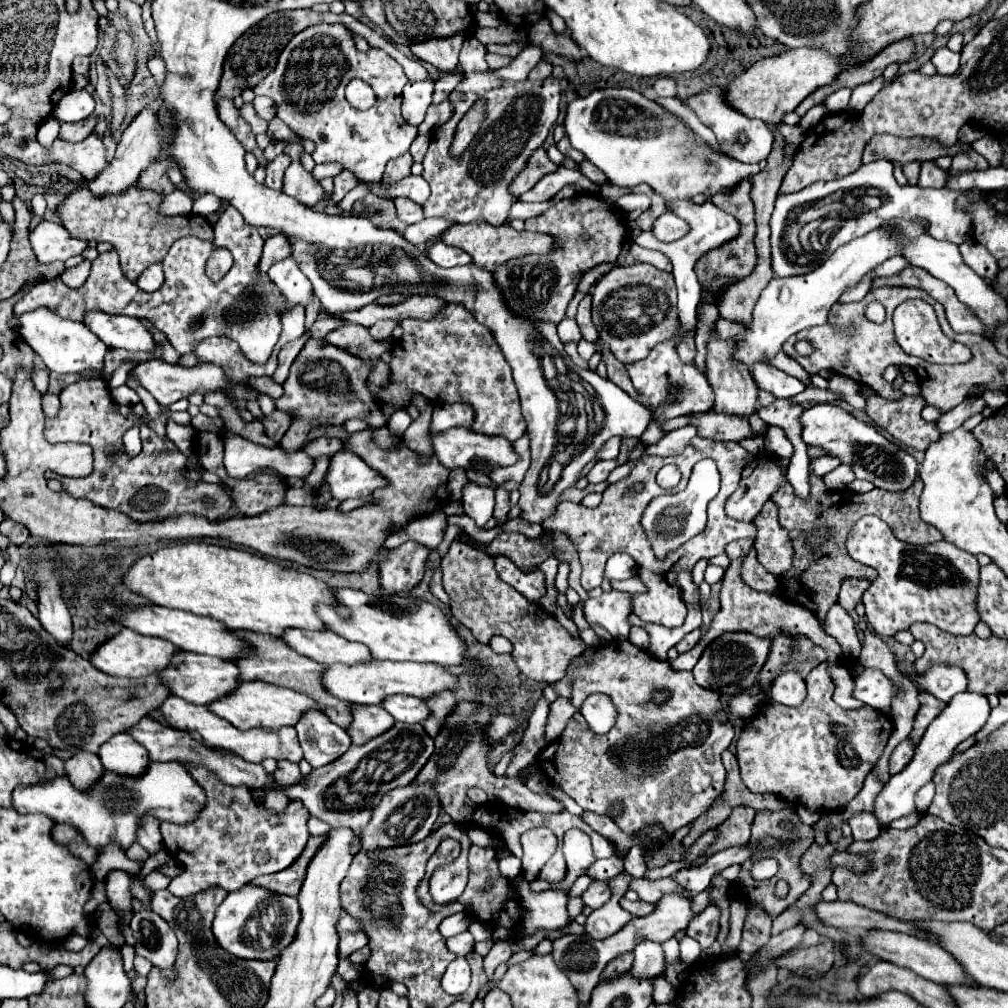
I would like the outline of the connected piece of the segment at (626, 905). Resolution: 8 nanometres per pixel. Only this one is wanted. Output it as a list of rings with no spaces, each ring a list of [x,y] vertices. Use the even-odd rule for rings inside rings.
[[[626,897],[620,899],[620,907],[626,909],[628,913],[632,913],[634,917],[644,917],[644,915],[652,913],[652,909],[654,909],[652,903],[646,903],[646,901],[628,901]]]

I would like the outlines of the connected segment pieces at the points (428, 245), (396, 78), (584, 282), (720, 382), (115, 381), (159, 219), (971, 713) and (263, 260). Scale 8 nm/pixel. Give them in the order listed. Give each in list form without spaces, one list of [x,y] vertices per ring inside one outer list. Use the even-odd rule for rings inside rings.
[[[432,237],[424,243],[424,253],[438,265],[438,267],[456,267],[468,265],[472,259],[462,249],[446,245],[440,237]]]
[[[322,23],[298,33],[284,47],[274,71],[252,91],[274,99],[276,117],[298,137],[314,141],[312,159],[316,163],[340,163],[354,171],[360,181],[378,183],[386,163],[404,155],[418,135],[418,127],[408,125],[400,115],[400,95],[406,81],[402,65],[388,53],[376,49],[362,53],[356,49],[348,27]],[[354,77],[366,81],[376,93],[376,105],[368,111],[358,111],[344,99],[344,87]]]
[[[604,263],[604,265],[596,265],[594,269],[590,269],[590,271],[586,271],[586,273],[582,273],[582,277],[580,277],[580,283],[578,283],[578,291],[584,291],[584,293],[588,293],[588,289],[604,275],[604,273],[608,273],[612,267],[616,267],[614,263]]]
[[[714,337],[708,343],[708,381],[714,391],[714,413],[724,413],[724,415],[738,415],[738,417],[750,417],[754,409],[758,407],[758,387],[756,381],[752,379],[748,369],[740,369],[740,365],[732,365],[728,361],[728,341],[716,341]]]
[[[124,363],[124,365],[120,365],[120,367],[114,371],[112,379],[108,381],[108,387],[110,387],[110,389],[116,389],[116,387],[124,385],[124,383],[126,383],[126,379],[128,379],[128,373],[132,371],[132,367],[134,367],[134,365],[138,365],[138,363]]]
[[[80,183],[56,209],[56,215],[60,217],[64,229],[74,237],[74,239],[92,239],[92,241],[108,241],[116,247],[118,255],[120,255],[120,267],[122,267],[122,273],[132,281],[136,283],[140,273],[150,267],[152,263],[158,263],[164,259],[166,251],[172,247],[174,241],[178,241],[180,237],[200,237],[200,239],[206,239],[206,241],[212,241],[214,235],[212,235],[212,225],[206,217],[202,219],[190,219],[190,215],[180,215],[180,217],[168,217],[168,215],[162,215],[158,209],[160,209],[160,203],[164,199],[164,193],[154,193],[152,189],[142,189],[138,183],[130,185],[126,191],[118,193],[118,195],[104,195],[104,197],[96,197],[90,189],[88,189],[88,183]]]
[[[964,691],[964,693],[958,693],[950,699],[950,703],[944,707],[944,711],[936,717],[936,721],[932,721],[920,743],[916,745],[916,751],[914,751],[914,757],[912,761],[908,763],[906,769],[902,769],[900,773],[892,775],[888,779],[888,785],[882,789],[880,793],[880,799],[876,799],[876,817],[880,821],[880,825],[888,825],[892,819],[900,819],[900,817],[906,817],[910,815],[912,811],[916,811],[916,805],[914,805],[914,795],[916,791],[926,785],[928,781],[932,781],[932,775],[936,771],[938,765],[946,763],[950,757],[952,757],[952,751],[968,737],[972,737],[986,721],[986,717],[990,715],[990,703],[988,703],[988,697],[982,695],[982,693],[972,693],[972,691]]]
[[[284,235],[268,237],[266,243],[264,243],[262,257],[260,257],[260,261],[258,261],[258,273],[260,273],[260,275],[266,275],[268,267],[272,267],[276,261],[286,259],[286,257],[290,257],[290,245],[288,245],[286,237],[284,237]]]

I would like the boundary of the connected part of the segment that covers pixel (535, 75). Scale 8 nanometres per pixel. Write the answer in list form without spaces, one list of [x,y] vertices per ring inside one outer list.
[[[540,61],[532,71],[530,71],[530,79],[532,81],[538,81],[542,77],[550,77],[552,75],[552,65],[546,63],[546,61]]]

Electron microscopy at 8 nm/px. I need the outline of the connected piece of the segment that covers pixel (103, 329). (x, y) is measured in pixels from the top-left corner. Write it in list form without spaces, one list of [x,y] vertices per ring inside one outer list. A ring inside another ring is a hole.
[[[86,311],[84,325],[92,333],[96,333],[108,347],[120,347],[128,351],[152,351],[156,345],[148,329],[138,319],[128,315]]]

